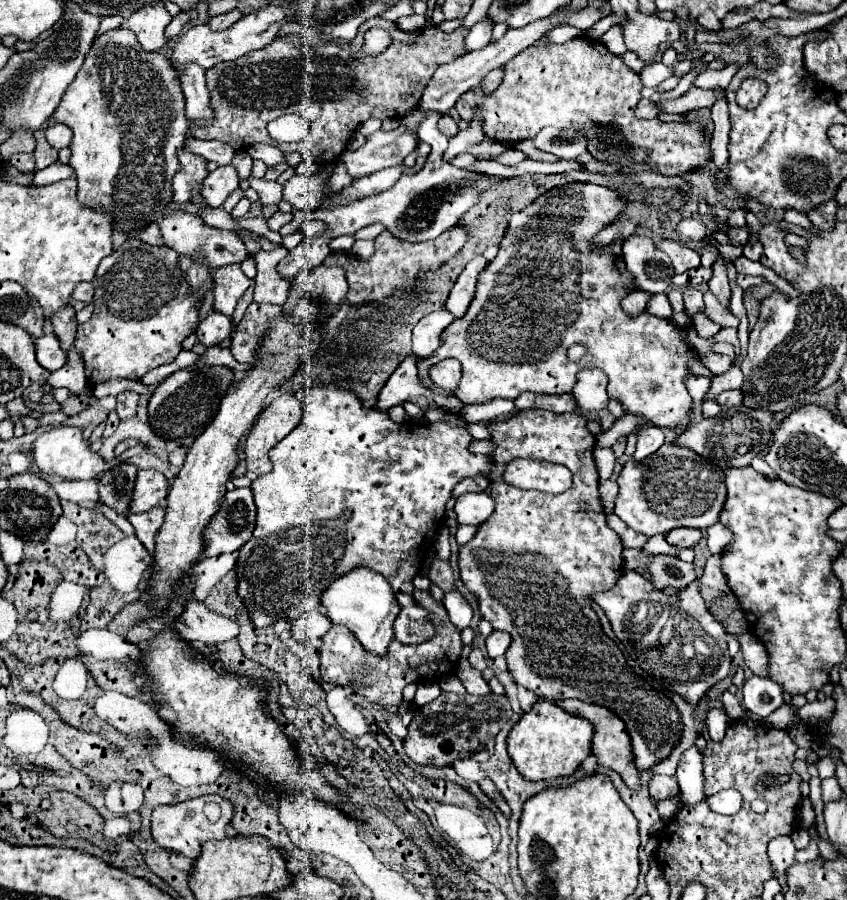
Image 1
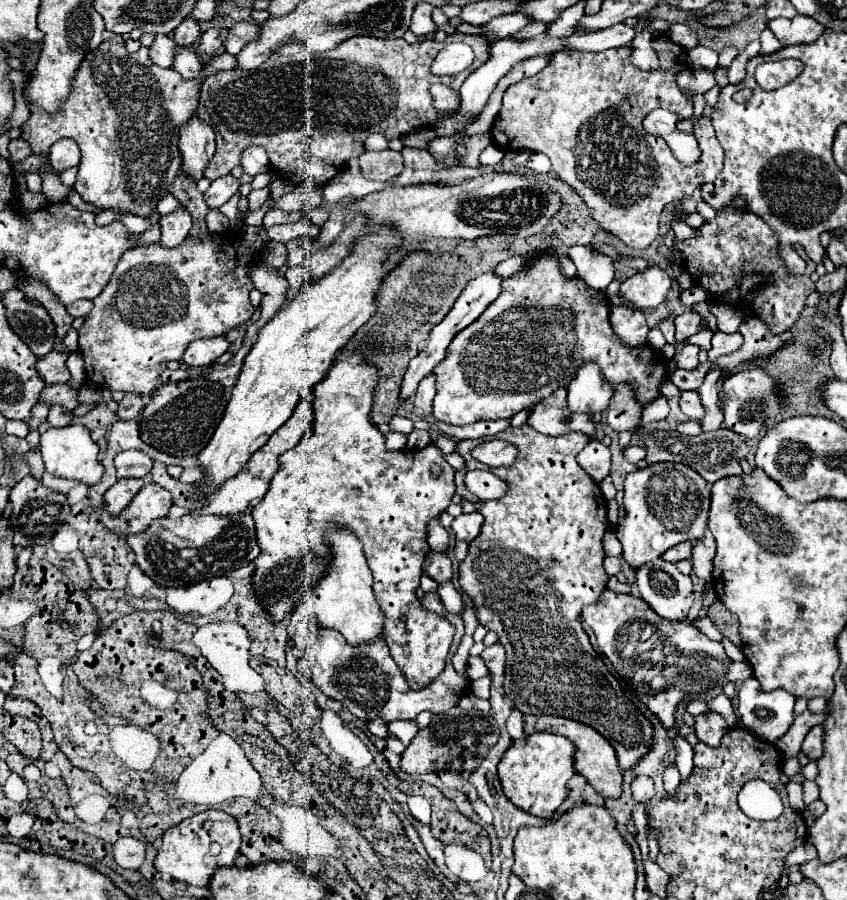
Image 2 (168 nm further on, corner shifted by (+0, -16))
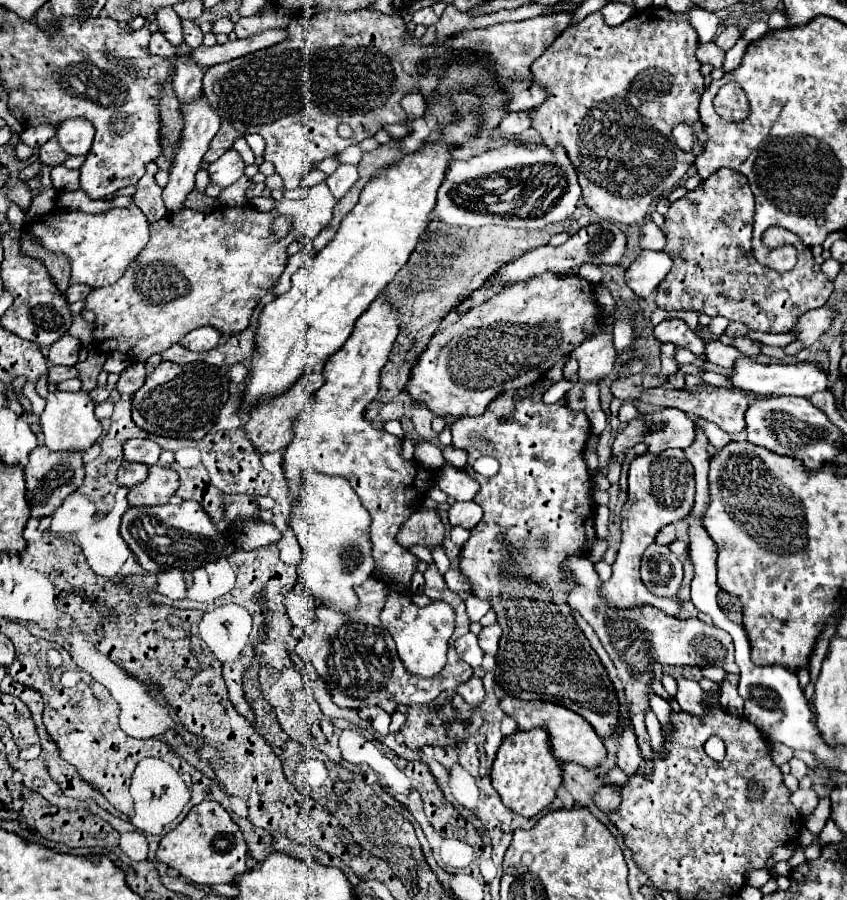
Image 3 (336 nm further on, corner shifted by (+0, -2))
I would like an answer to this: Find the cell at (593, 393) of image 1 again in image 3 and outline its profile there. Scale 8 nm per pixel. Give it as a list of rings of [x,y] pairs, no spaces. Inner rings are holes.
[[[604,318],[604,330],[600,334],[594,334],[592,338],[586,338],[574,352],[572,358],[580,364],[580,378],[588,382],[602,382],[608,374],[614,370],[614,342],[612,342],[612,326],[614,318]]]

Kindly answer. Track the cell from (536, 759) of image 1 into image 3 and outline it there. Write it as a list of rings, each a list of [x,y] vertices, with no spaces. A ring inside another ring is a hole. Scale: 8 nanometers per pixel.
[[[534,728],[528,732],[518,730],[504,738],[492,764],[492,786],[504,800],[504,806],[524,818],[532,818],[554,800],[560,784],[562,770],[558,760],[552,756],[550,738],[542,728]]]

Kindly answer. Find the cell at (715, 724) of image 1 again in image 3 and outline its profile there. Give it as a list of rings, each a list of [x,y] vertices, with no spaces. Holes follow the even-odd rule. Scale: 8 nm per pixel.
[[[678,678],[676,684],[678,684],[678,692],[676,692],[674,698],[680,704],[680,708],[684,712],[694,714],[694,716],[704,716],[710,706],[702,702],[702,698],[704,698],[706,692],[698,686],[698,682],[686,680],[686,678]]]

